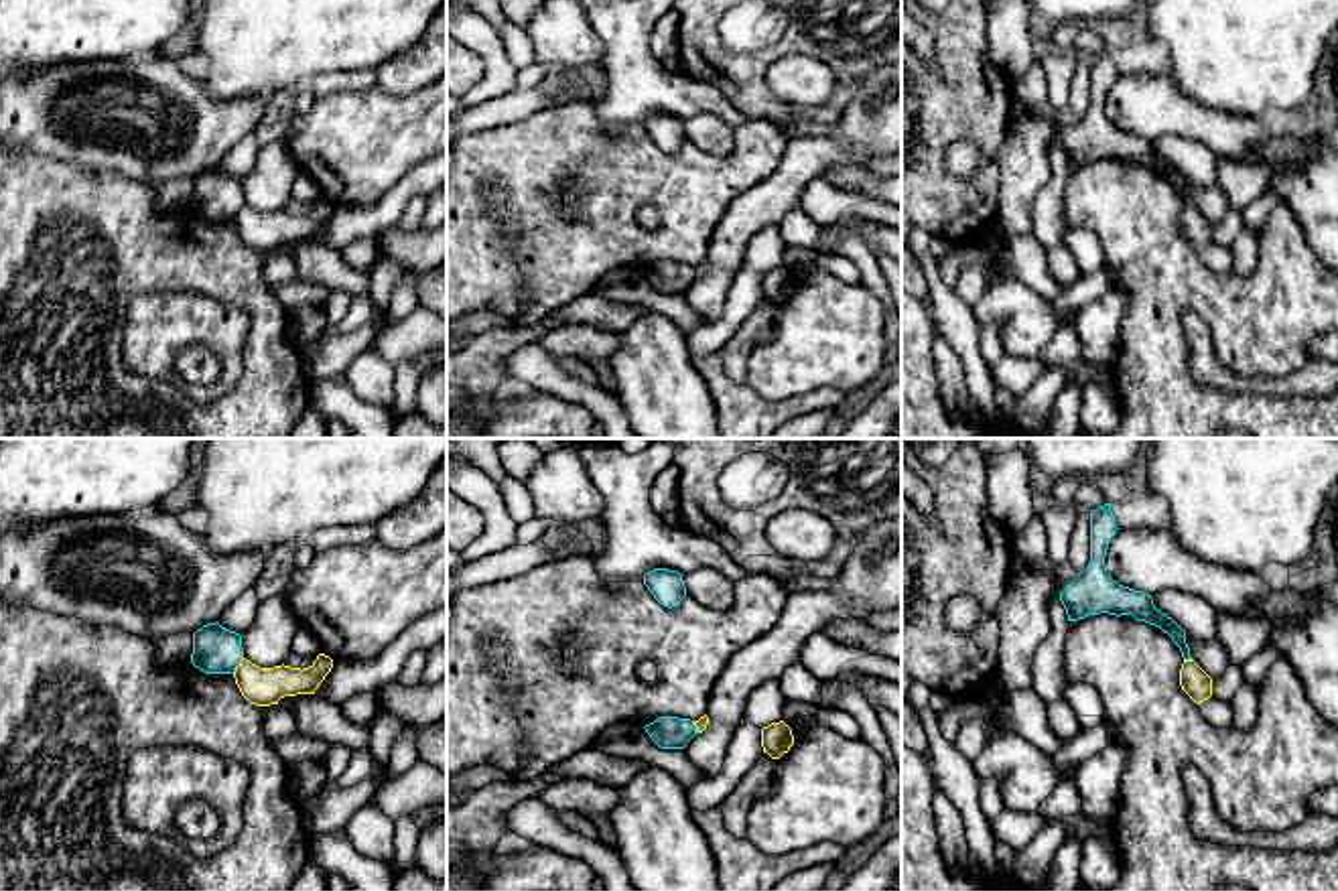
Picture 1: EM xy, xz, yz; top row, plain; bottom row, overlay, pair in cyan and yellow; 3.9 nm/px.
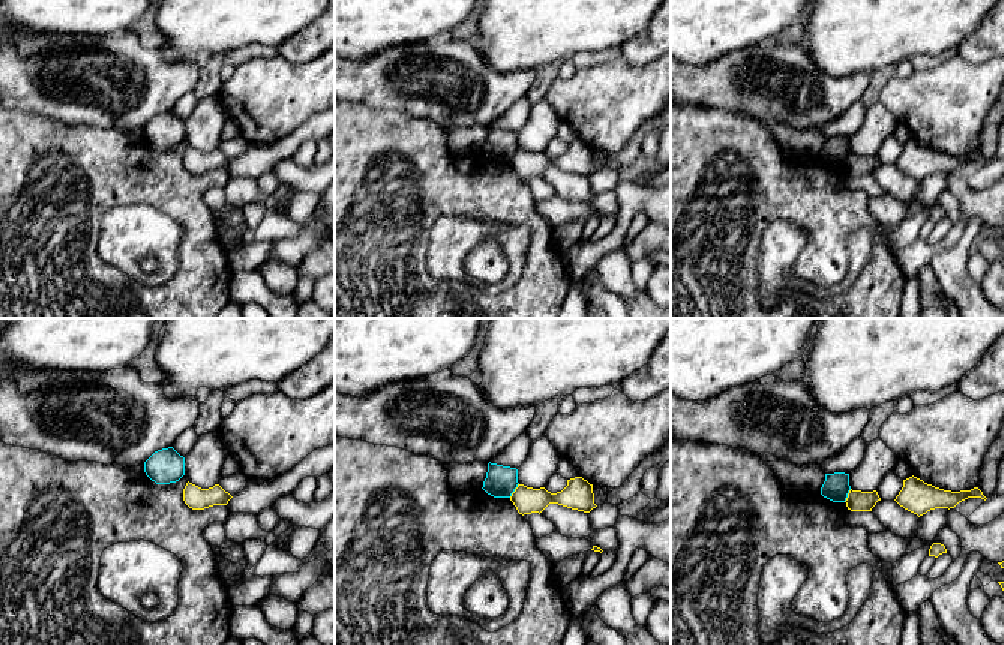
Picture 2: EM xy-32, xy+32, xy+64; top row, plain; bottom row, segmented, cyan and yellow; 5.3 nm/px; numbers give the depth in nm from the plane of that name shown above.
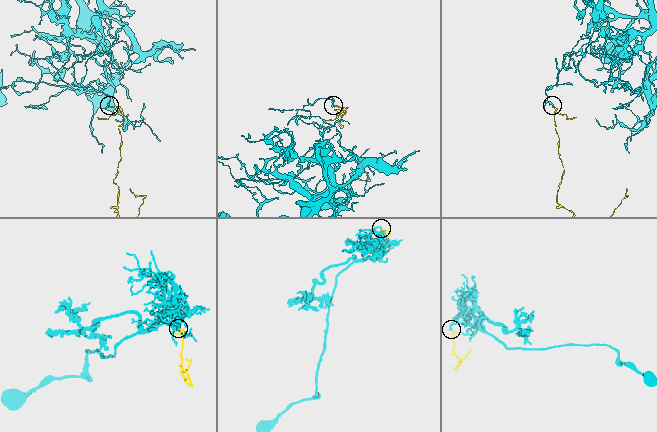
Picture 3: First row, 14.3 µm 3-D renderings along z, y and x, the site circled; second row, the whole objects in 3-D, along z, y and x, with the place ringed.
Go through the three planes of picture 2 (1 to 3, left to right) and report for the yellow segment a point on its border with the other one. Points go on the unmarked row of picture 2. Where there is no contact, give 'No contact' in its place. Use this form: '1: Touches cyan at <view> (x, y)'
1: No contact
2: Touches cyan at xy+32 (514, 155)
3: Touches cyan at xy+64 (847, 159)

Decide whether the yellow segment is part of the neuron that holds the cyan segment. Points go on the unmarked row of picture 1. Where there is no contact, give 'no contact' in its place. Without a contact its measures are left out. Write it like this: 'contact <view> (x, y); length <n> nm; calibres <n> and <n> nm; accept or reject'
contact xy (238, 210); length 80 nm; calibres 190 and 160 nm; reject

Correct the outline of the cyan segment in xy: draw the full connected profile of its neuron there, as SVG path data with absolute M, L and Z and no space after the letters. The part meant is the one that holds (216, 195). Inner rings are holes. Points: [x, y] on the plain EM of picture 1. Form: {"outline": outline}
{"outline": "M207 168L193 179L191 209L205 219L233 219L244 205L242 181Z"}

